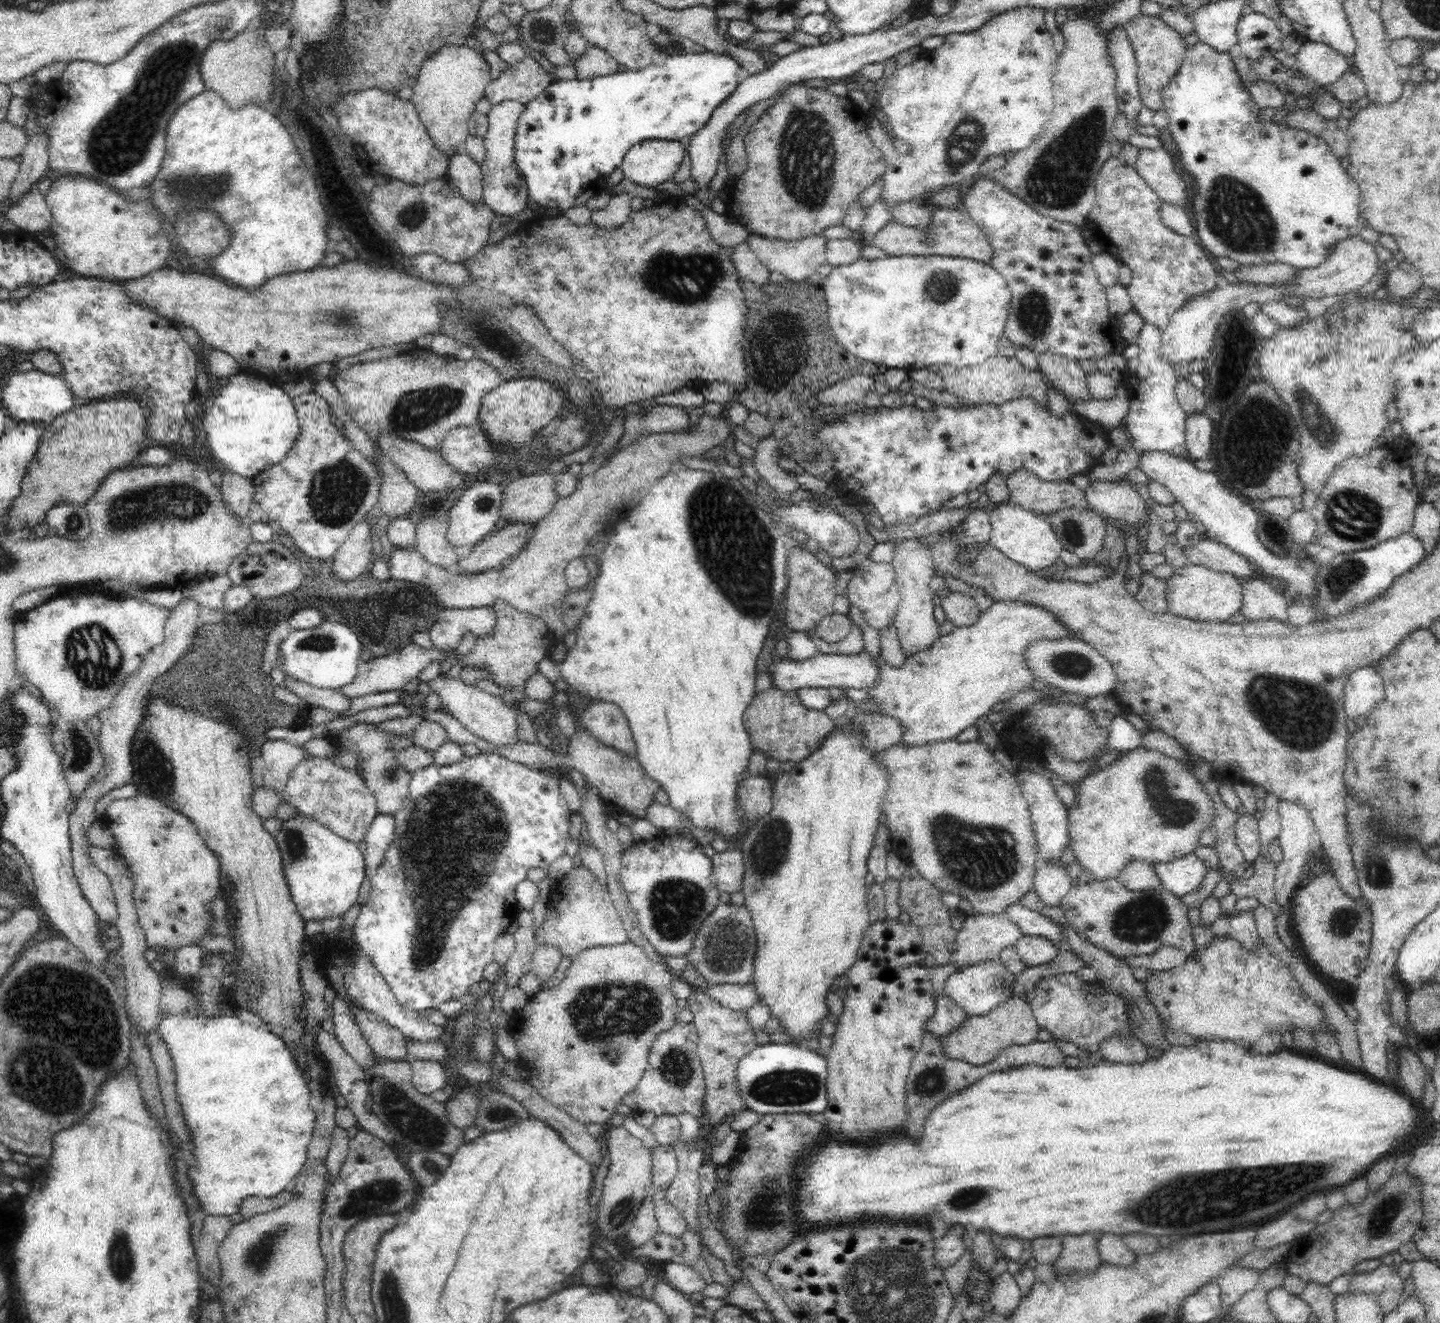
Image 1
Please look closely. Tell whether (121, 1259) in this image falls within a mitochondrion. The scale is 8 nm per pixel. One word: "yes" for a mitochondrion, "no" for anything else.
yes

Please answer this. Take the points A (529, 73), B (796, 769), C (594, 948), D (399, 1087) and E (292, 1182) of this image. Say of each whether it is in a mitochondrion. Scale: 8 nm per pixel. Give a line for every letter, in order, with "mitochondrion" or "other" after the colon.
A: other
B: other
C: other
D: mitochondrion
E: other

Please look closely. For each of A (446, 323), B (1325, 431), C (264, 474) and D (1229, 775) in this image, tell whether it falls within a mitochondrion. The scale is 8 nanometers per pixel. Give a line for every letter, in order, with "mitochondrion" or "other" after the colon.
A: other
B: mitochondrion
C: other
D: other

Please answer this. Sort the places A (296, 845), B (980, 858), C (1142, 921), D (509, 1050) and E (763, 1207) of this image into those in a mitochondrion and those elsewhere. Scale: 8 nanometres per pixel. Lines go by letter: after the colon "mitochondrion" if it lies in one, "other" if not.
A: mitochondrion
B: mitochondrion
C: mitochondrion
D: other
E: mitochondrion

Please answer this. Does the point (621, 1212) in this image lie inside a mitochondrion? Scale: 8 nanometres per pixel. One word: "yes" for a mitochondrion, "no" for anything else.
yes

